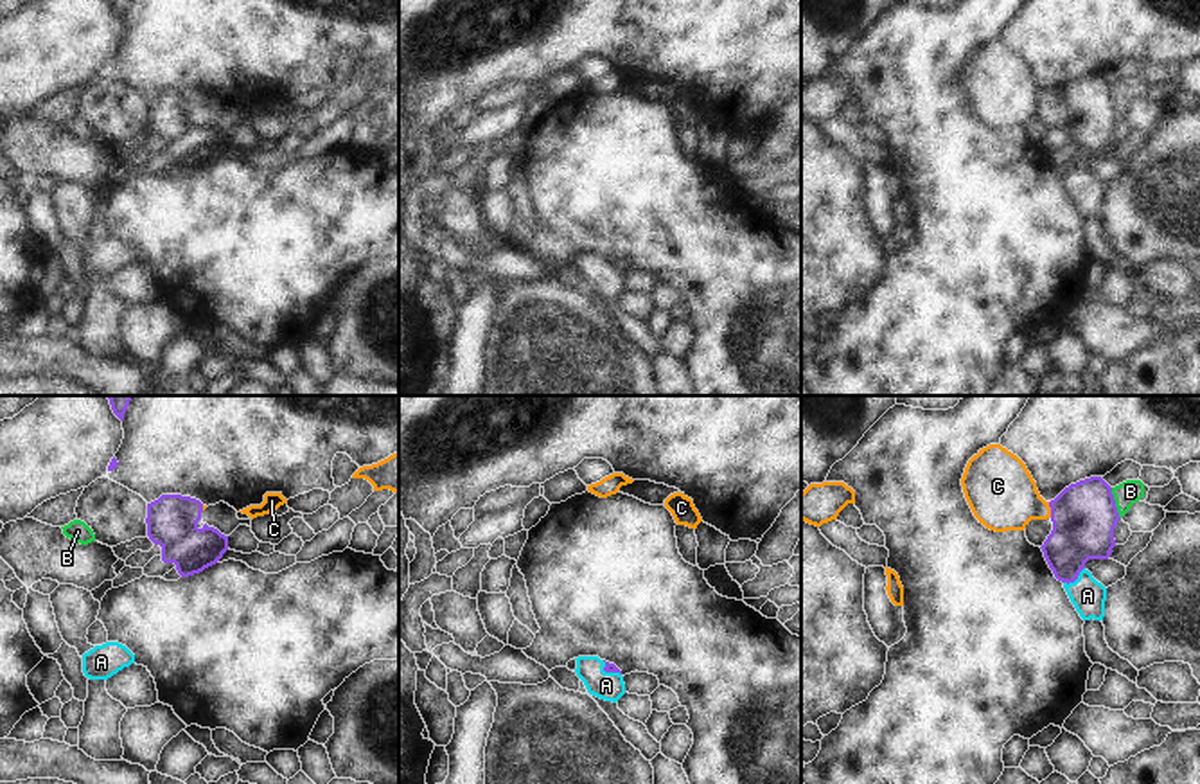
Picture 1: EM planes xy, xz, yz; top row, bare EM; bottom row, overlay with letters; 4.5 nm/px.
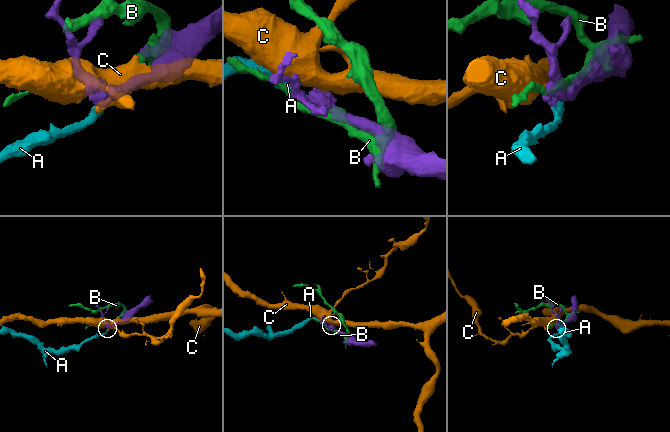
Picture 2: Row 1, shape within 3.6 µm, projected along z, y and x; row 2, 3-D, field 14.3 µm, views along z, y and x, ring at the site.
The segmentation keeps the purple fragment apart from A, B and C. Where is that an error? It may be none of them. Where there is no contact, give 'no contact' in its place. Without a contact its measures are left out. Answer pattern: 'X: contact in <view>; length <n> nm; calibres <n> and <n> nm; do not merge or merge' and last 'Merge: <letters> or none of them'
A: contact in yz; length 120 nm; calibres 280 and 150 nm; merge
B: contact in yz; length 150 nm; calibres 300 and 110 nm; do not merge
C: contact in yz; length 70 nm; calibres 300 and 300 nm; do not merge
Merge: A

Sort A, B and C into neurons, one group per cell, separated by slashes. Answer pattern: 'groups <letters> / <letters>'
groups A / B / C

